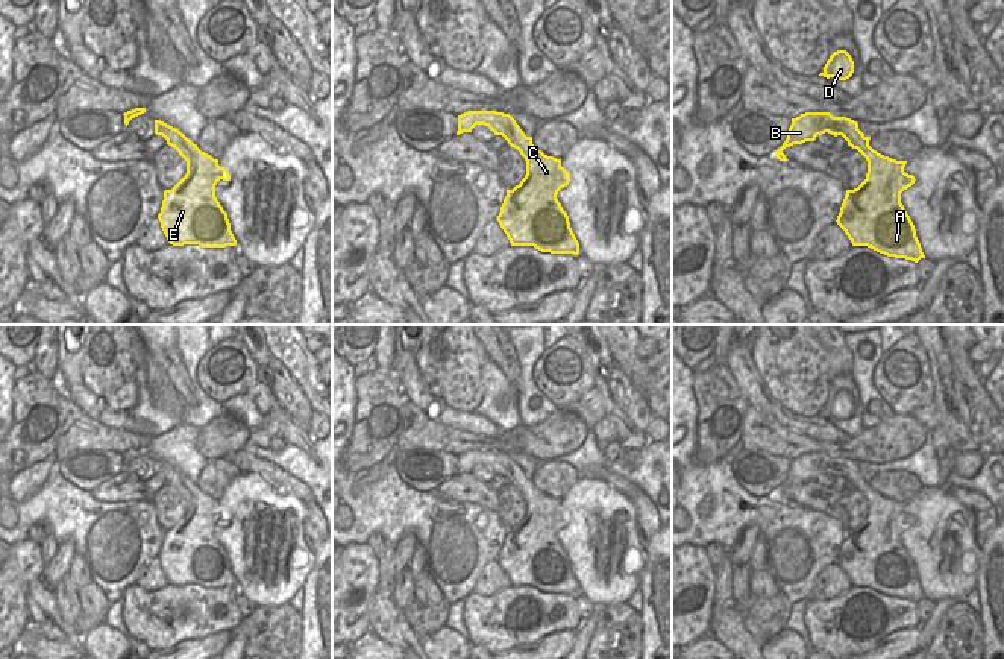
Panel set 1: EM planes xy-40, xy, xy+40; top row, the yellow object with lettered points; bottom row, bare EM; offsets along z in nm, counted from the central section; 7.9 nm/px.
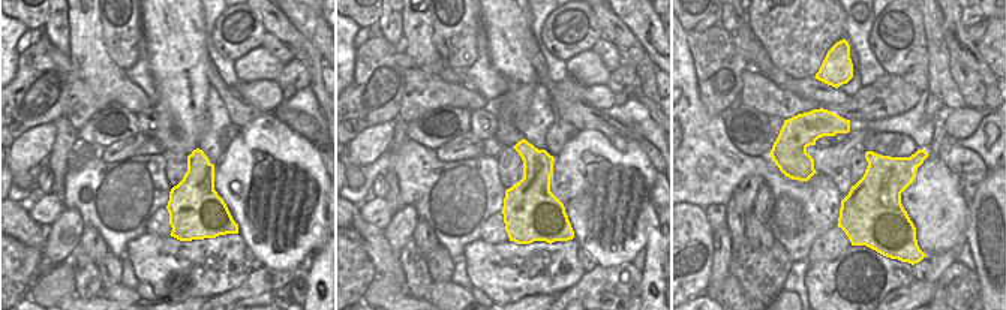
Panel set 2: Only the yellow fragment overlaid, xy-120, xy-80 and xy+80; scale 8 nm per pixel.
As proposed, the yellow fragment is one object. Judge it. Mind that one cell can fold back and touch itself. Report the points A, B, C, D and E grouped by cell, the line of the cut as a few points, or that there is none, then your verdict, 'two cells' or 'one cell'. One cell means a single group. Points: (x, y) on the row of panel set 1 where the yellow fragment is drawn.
groups A B C D E; cut none; one cell

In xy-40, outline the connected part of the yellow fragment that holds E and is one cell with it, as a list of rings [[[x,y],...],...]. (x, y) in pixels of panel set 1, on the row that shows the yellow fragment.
[[[155,120],[155,134],[162,135],[187,161],[185,176],[171,190],[164,191],[158,214],[168,243],[202,248],[237,246],[227,213],[215,197],[217,182],[231,181],[229,172],[179,129]]]

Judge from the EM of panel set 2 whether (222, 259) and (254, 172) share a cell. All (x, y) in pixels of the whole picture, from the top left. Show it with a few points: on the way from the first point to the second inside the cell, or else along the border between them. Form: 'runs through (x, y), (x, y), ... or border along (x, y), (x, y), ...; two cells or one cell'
border along (239, 232), (246, 247); two cells

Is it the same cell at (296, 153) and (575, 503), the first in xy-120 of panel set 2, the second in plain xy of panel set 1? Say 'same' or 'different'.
same

